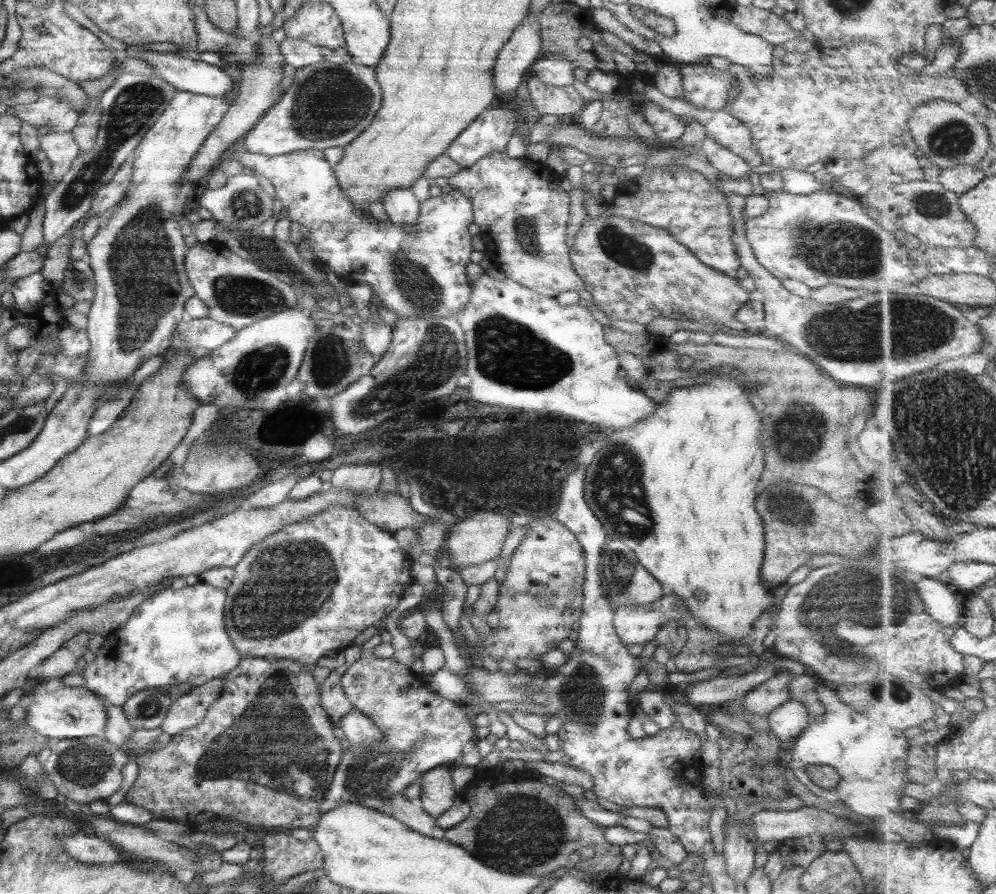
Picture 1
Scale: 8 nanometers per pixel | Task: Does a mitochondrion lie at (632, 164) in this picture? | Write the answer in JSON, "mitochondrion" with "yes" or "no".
{"mitochondrion":"no"}

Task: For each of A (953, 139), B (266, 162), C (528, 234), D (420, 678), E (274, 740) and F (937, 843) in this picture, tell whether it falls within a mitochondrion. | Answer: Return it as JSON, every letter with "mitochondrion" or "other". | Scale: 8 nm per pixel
{"A":"mitochondrion","B":"other","C":"mitochondrion","D":"other","E":"mitochondrion","F":"other"}

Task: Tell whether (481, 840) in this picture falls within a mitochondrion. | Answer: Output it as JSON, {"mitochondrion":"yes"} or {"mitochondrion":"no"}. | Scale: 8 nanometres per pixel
{"mitochondrion":"yes"}

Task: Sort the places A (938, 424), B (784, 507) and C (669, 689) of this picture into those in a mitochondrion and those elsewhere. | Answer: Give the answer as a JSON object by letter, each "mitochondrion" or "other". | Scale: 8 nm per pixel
{"A":"mitochondrion","B":"mitochondrion","C":"other"}

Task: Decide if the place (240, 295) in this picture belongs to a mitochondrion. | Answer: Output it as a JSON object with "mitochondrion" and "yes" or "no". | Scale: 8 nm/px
{"mitochondrion":"yes"}

